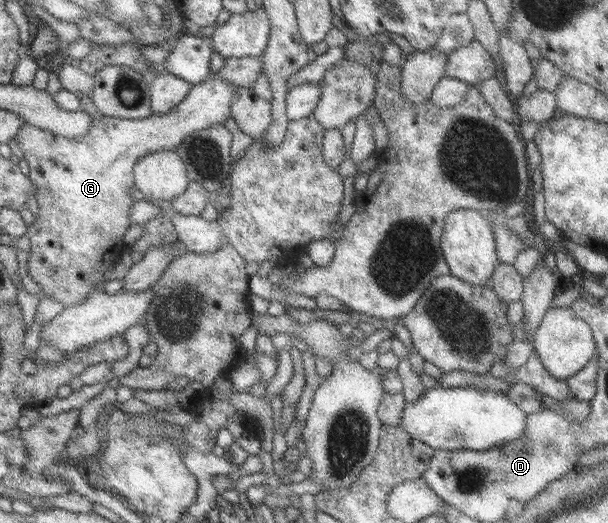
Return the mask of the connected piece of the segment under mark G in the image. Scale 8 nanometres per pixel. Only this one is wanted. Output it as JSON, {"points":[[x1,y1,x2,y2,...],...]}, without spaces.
{"points":[[209,76,202,83,194,84,191,94,170,113,153,113,144,119,94,118,92,130,80,138,66,138,24,123,17,135,18,146,29,164,29,177,38,187,34,197,39,206,35,222,29,225,25,233,31,242,27,270,29,277,41,286,45,299,50,298,66,307,85,303,94,291,101,290,100,284,104,283,106,273,111,270,116,258,129,247,124,243,124,235,132,227,132,207,135,202,132,187,135,187,136,164,146,155,177,149,188,136,200,130,225,124,232,117,235,89,240,87,227,83,226,79]]}

